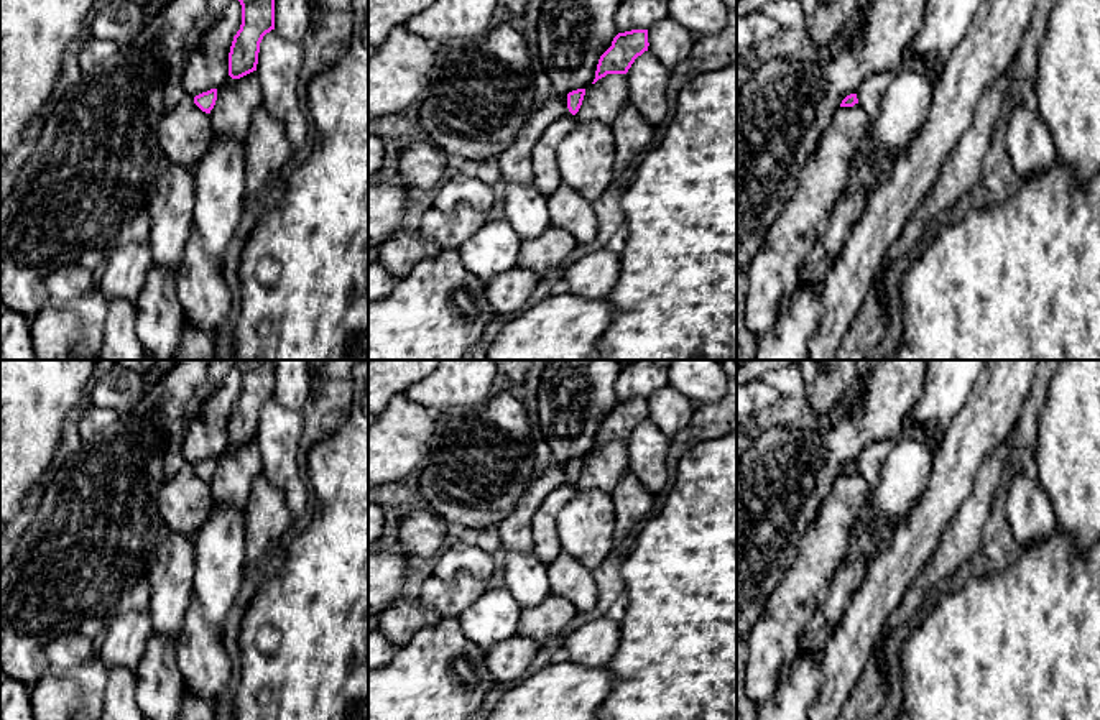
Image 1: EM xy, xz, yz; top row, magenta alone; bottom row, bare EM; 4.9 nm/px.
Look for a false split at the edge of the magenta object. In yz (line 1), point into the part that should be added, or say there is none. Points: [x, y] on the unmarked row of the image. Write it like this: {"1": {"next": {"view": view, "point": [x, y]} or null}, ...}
{"1": {"next": null}}

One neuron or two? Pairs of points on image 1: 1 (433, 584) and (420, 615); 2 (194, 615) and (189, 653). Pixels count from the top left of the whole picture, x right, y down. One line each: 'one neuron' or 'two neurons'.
1: two neurons
2: one neuron

